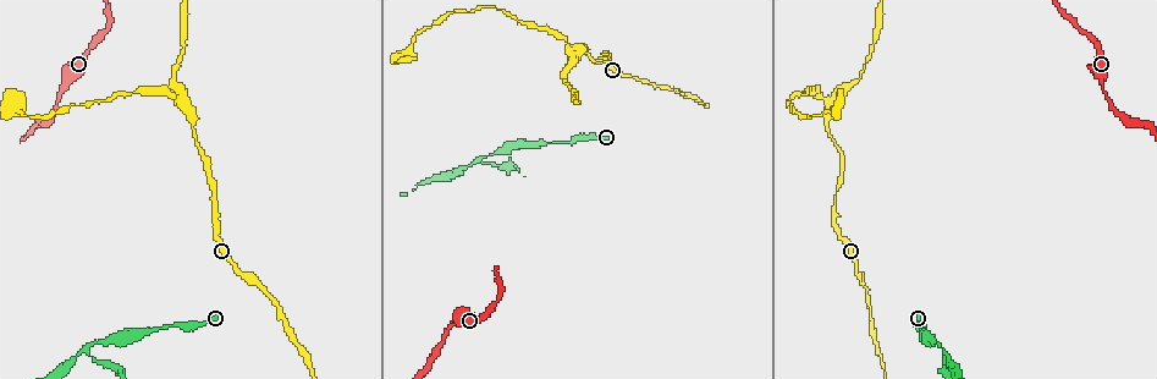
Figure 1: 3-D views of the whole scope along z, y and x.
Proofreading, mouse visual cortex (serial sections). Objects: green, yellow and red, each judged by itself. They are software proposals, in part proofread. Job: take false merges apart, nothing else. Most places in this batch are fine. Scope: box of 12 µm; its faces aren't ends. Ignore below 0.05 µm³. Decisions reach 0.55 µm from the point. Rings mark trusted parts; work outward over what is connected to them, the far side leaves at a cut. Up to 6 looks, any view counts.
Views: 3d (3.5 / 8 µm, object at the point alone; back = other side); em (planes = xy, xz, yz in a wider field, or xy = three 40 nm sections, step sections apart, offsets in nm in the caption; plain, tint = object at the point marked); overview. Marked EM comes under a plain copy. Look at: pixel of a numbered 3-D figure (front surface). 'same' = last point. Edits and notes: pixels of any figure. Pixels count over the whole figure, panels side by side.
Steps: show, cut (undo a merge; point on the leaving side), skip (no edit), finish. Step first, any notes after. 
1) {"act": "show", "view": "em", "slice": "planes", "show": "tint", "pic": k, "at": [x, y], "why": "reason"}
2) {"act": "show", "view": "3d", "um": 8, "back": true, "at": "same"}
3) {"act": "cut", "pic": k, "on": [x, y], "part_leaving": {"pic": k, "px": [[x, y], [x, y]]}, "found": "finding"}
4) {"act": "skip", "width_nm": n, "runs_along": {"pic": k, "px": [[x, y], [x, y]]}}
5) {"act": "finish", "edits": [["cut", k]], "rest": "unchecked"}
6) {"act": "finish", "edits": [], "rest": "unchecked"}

{"act": "show", "view": "3d", "um": 3.5, "pic": 1, "at": [1106, 93], "why": "calibre changes"}

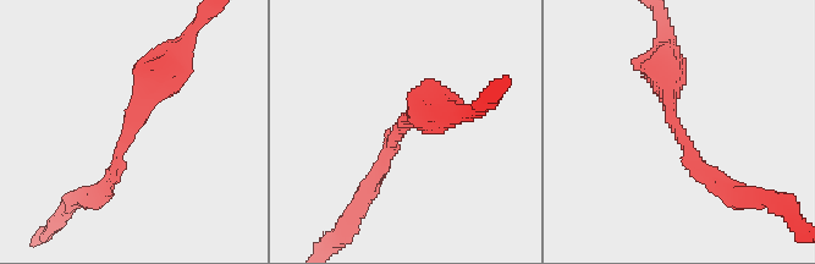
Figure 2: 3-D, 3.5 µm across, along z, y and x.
{"act": "show", "view": "em", "slice": "xy", "step": 3, "show": "tint", "pic": 2, "at": [403, 124], "arm_widths_nm": [200, 450]}

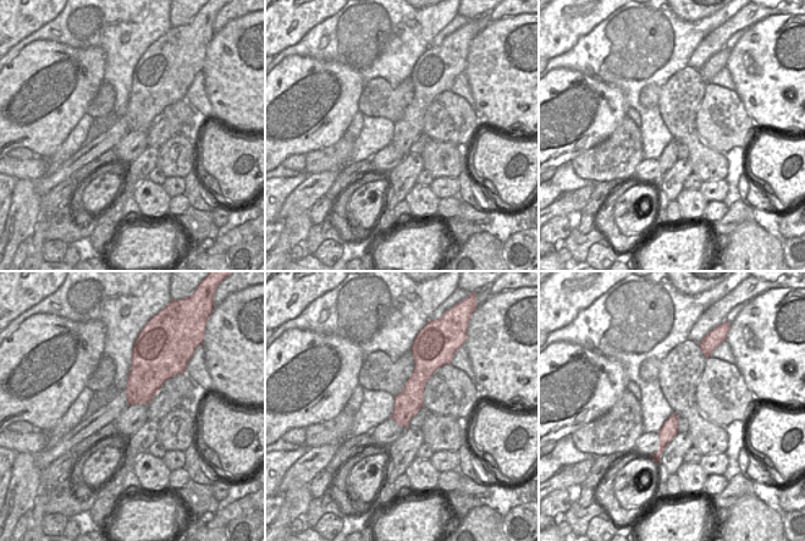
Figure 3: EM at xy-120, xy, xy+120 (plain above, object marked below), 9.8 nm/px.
{"act": "skip", "runs_along": {"pic": 3, "px": [[422, 359], [406, 424]]}, "found": "one cell here"}

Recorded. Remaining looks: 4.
{"act": "show", "view": "3d", "um": 3.5, "pic": 1, "at": [182, 103], "why": "three-way junction"}

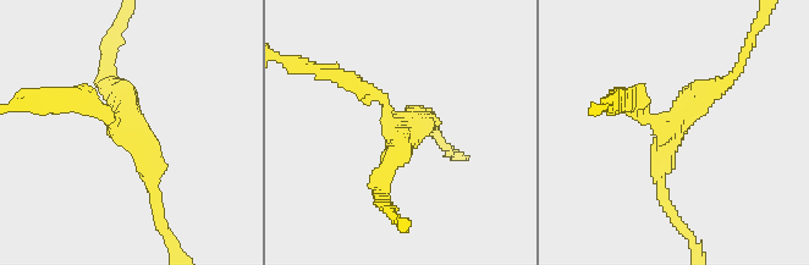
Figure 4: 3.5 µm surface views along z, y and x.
{"act": "show", "view": "em", "slice": "xy", "step": 1, "show": "tint", "pic": 4, "at": [672, 126], "why": "need the tissue"}

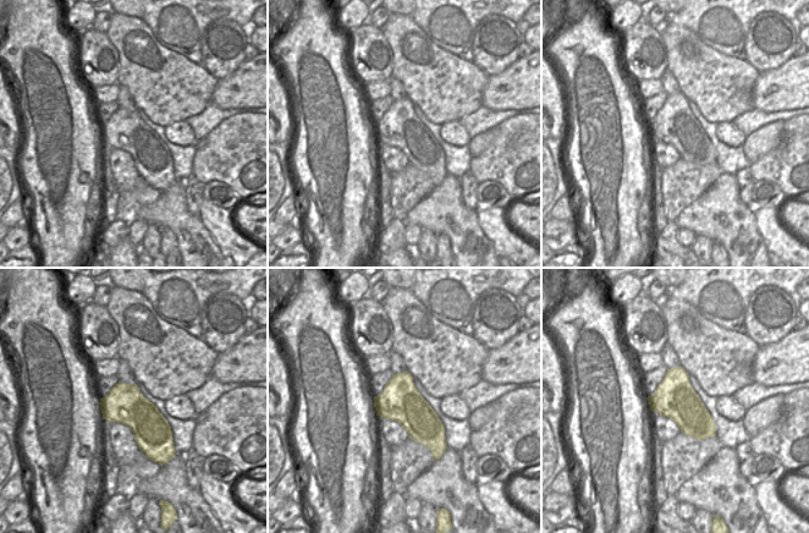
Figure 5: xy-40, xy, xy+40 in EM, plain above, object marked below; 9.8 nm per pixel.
{"act": "skip", "arms": 3, "runs_along": {"pic": 4, "px": [[154, 199], [143, 143], [75, 98]]}, "found": "all the same cell"}

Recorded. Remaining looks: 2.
{"act": "show", "view": "3d", "um": 3.5, "pic": 1, "at": [82, 350]}

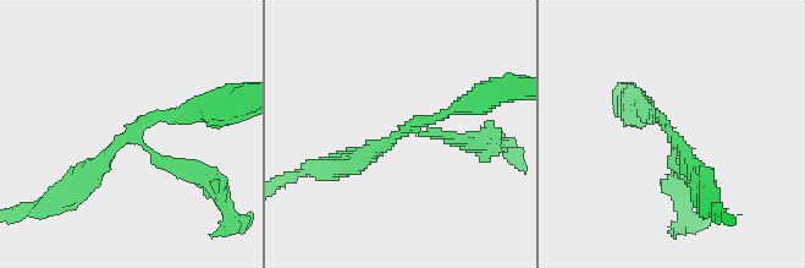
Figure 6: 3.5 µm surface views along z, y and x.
{"act": "skip", "runs_along": {"pic": 6, "px": [[203, 108], [143, 119], [78, 186]]}, "found": "all the same cell"}

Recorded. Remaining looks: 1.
{"act": "finish", "edits": [], "rest": "unchecked"}

